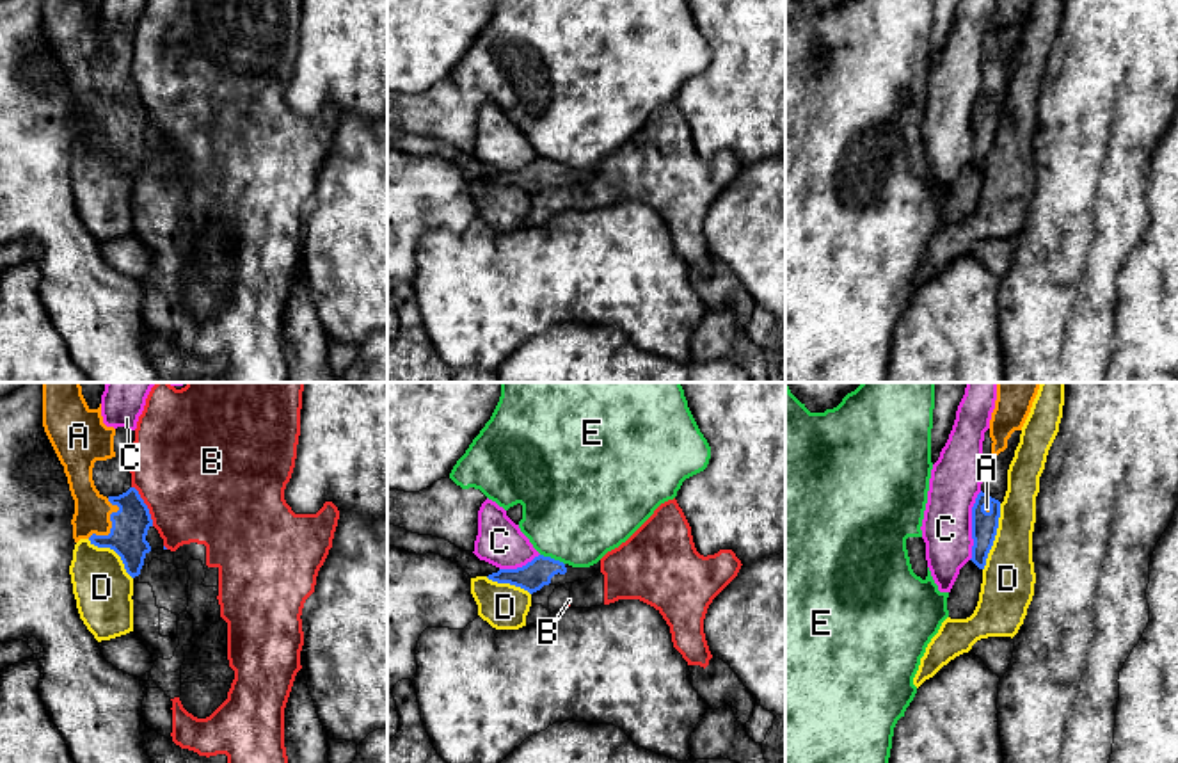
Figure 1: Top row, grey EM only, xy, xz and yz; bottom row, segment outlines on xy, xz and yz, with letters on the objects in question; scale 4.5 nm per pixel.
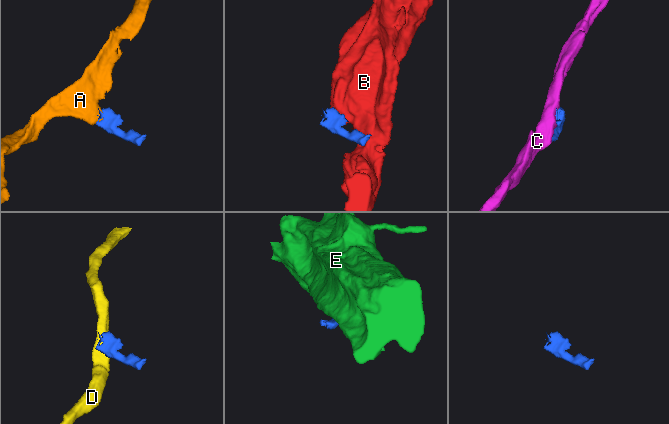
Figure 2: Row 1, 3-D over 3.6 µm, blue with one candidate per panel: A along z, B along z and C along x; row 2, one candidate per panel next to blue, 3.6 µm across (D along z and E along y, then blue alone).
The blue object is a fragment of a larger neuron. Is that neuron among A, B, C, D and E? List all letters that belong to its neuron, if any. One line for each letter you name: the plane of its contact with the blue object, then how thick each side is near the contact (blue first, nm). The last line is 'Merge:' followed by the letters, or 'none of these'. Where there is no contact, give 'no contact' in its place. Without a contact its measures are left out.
A: contact in xy; calibres 170 and 160 nm
Merge: A

